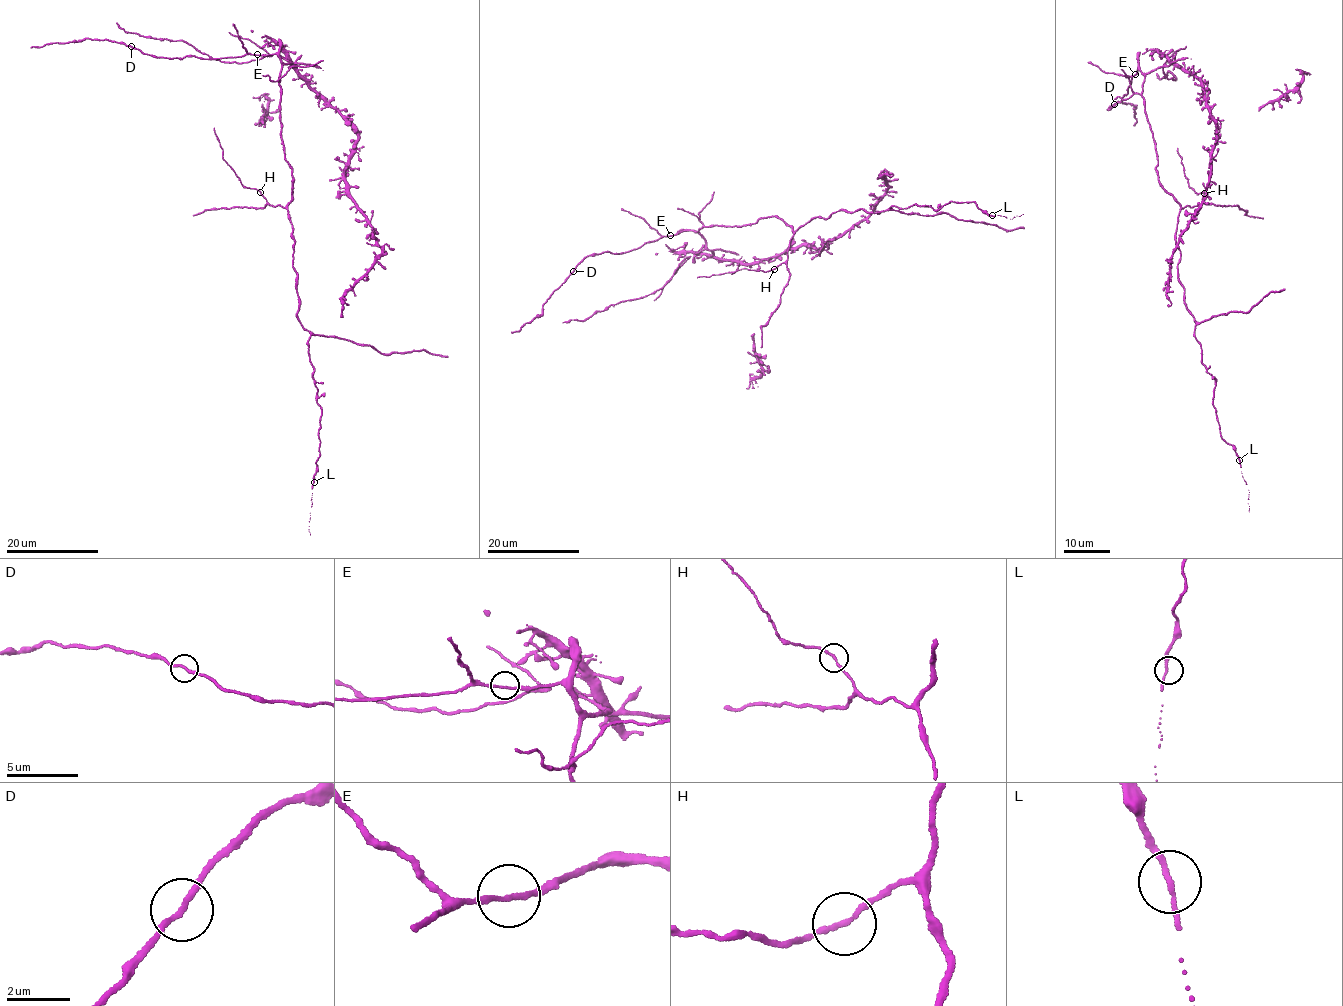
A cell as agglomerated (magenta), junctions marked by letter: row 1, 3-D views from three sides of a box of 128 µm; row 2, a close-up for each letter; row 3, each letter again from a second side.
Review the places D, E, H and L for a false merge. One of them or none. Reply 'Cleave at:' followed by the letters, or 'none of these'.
Cleave at: none of these

